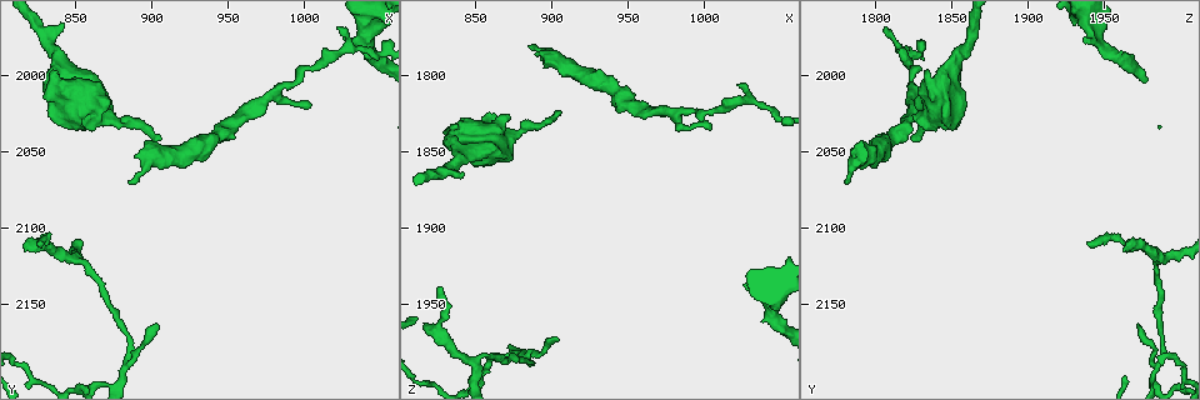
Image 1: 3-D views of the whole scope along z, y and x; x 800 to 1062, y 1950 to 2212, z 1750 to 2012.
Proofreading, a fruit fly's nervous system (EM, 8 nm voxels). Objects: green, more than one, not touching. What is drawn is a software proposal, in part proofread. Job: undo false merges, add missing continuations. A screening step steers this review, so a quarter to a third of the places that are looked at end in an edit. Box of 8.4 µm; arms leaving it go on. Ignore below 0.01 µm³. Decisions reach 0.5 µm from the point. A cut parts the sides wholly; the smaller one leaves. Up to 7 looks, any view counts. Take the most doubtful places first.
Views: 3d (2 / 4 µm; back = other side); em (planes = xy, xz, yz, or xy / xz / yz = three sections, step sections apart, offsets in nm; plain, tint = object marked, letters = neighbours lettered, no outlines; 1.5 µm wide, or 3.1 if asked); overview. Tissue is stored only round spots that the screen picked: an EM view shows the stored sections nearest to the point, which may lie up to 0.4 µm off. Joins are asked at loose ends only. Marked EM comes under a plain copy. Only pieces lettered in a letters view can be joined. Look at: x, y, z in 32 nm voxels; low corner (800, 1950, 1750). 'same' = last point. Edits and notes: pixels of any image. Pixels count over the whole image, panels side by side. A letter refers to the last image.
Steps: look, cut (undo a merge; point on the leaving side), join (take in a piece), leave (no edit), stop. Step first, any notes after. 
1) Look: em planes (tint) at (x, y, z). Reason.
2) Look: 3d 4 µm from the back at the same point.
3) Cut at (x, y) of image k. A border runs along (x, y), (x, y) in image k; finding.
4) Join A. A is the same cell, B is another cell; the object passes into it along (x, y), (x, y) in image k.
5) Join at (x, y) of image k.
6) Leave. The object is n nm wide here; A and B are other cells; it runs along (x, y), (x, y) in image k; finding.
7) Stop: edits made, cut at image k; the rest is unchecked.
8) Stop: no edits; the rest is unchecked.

Look: 3d 4 µm at (906, 2042, 1826). An open end.

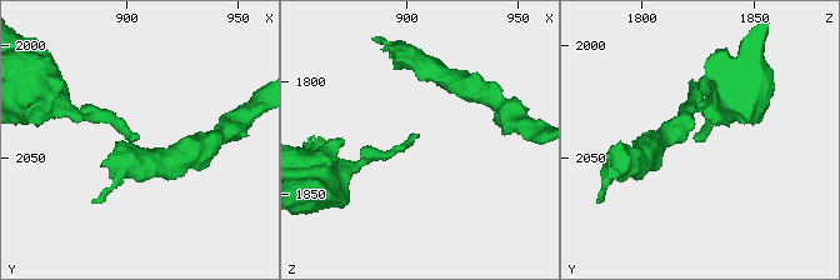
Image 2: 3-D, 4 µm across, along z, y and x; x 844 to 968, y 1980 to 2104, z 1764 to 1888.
Look: em planes (letters) at (905, 2043, 1825).

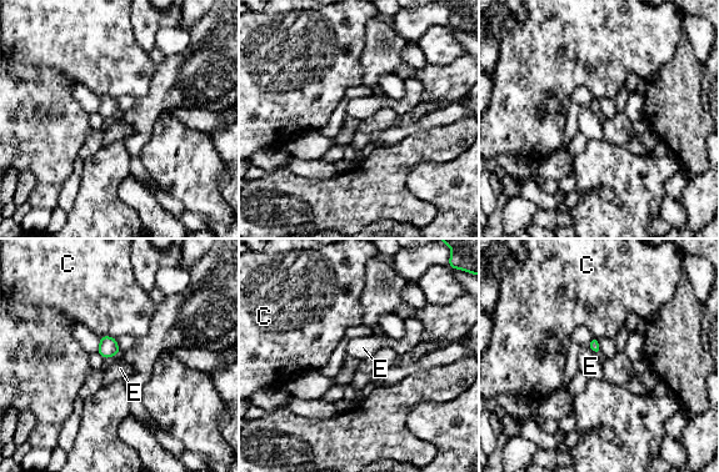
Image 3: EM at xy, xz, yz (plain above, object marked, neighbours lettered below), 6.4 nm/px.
Leave. C and E are other cells; a border runs along (587, 346), (598, 355) in image 3; none of them fits.

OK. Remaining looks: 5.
Look: 3d 4 µm at (834, 1994, 1840). Stops while still wide.

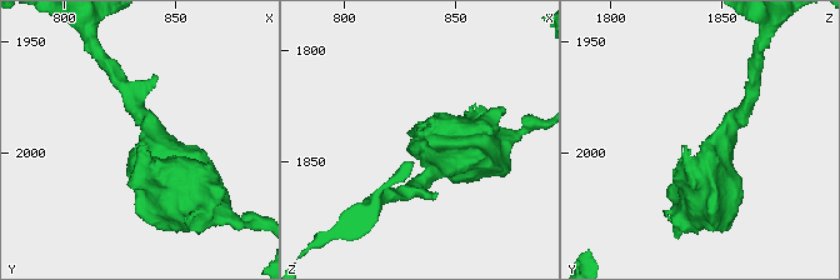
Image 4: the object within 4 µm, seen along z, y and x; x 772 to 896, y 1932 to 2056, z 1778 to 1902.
Look: em planes (letters) at (833, 1995, 1840).

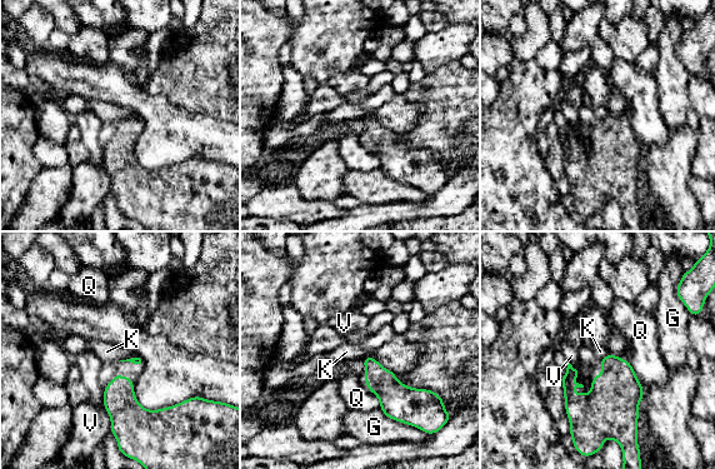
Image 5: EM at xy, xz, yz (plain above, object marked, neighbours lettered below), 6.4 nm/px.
Leave. G, K, Q and V are other cells; no lettered piece goes on from it.

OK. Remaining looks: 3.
Look: em yz step 4 (tint) at (850, 2120, 1988). A fork.

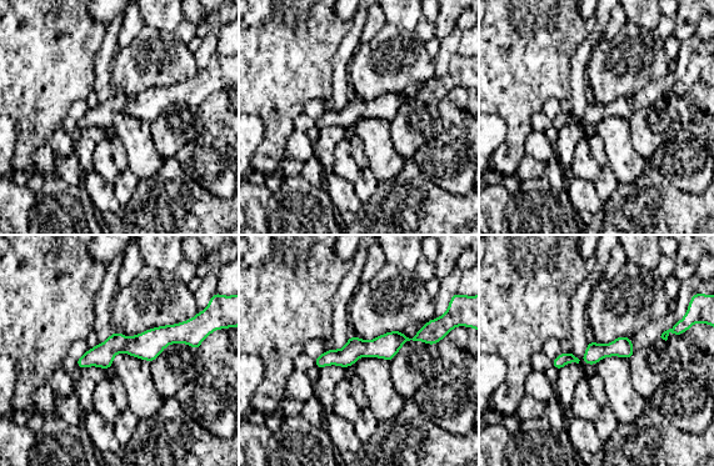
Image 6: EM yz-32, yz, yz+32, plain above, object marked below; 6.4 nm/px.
Look: em planes (letters) at the same point. Another direction.

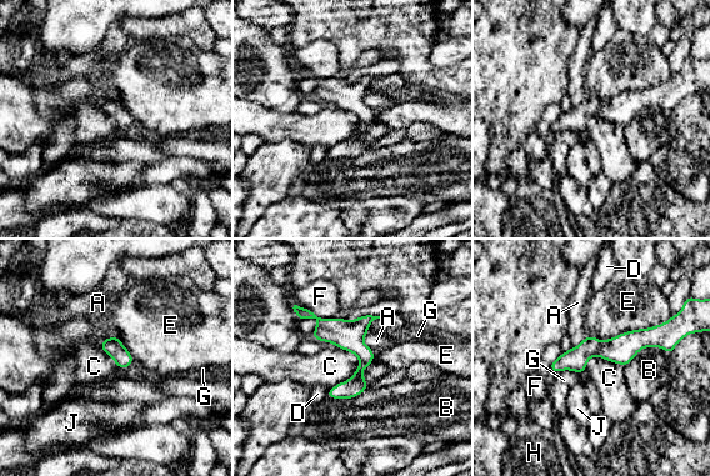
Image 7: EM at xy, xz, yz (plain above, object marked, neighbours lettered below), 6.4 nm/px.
Leave. The longest contact is with E, 420 nm; A, B, C, D, E, F, G, H and J are other cells; it runs along (296, 309), (363, 354), (359, 390) in image 7; continuous, no second neuron.

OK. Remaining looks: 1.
Stop: no edits; the rest is unchecked.

